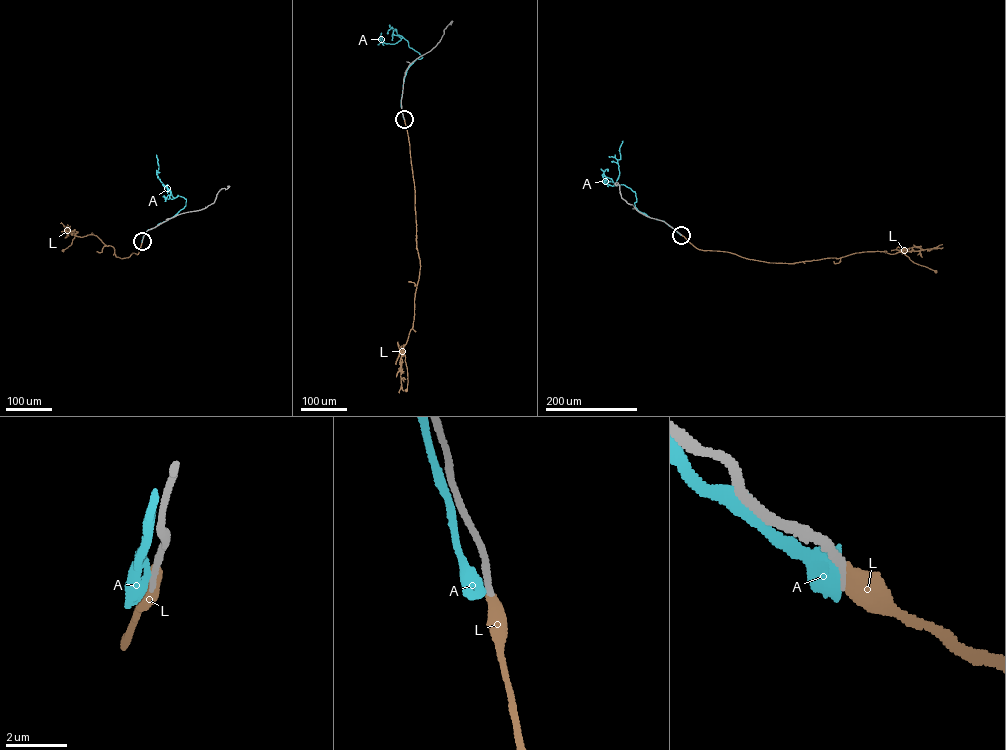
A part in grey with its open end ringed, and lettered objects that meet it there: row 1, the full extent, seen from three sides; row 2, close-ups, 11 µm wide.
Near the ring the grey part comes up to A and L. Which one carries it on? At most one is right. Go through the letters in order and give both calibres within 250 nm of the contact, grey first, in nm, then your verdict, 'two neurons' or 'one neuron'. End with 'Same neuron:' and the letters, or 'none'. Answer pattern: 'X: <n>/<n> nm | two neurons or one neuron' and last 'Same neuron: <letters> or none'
A: 240/480 nm | two neurons
L: 260/550 nm | one neuron
Same neuron: L

